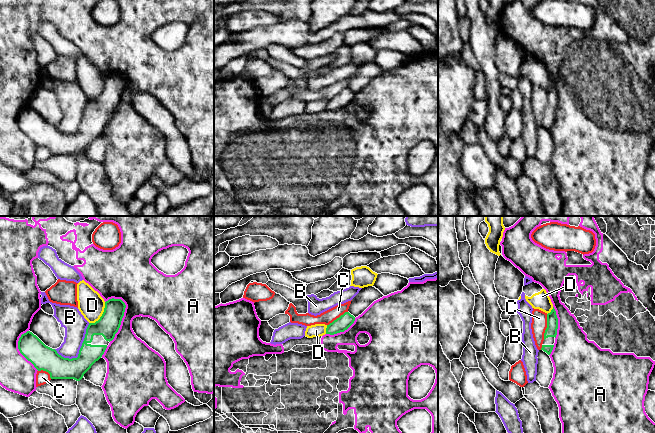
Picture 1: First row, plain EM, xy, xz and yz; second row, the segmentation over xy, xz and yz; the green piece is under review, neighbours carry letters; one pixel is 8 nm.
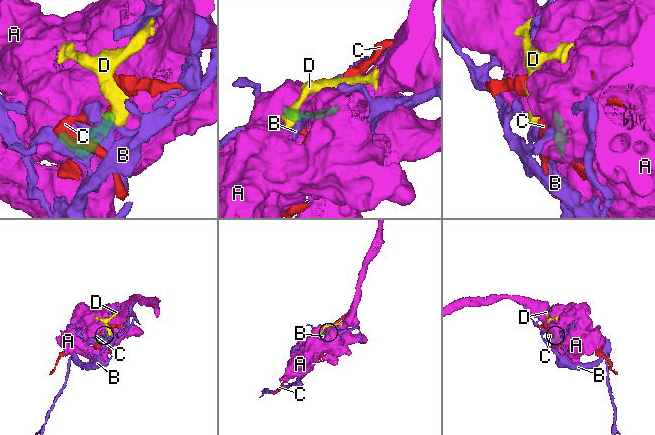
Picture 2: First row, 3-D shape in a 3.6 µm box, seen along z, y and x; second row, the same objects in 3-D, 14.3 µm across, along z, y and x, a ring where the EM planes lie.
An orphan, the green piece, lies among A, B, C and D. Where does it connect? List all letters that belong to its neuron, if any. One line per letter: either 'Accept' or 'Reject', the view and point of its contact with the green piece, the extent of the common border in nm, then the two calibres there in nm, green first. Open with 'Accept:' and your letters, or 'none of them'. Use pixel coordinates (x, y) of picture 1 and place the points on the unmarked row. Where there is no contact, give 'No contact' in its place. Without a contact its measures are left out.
Accept: none of them
A: Reject. Touches green at xy (121, 96). Shared border 360 nm. Thickness 180 nm (green) against 300 nm
B: Reject. Touches green at xy (79, 126). Shared border 360 nm. Thickness 180 nm (green) against 180 nm
C: Reject. Touches green at yz (547, 103). Shared border 220 nm. Thickness 100 nm (green) against 130 nm
D: Reject. Touches green at xy (102, 91). Shared border 220 nm. Thickness 180 nm (green) against 200 nm

